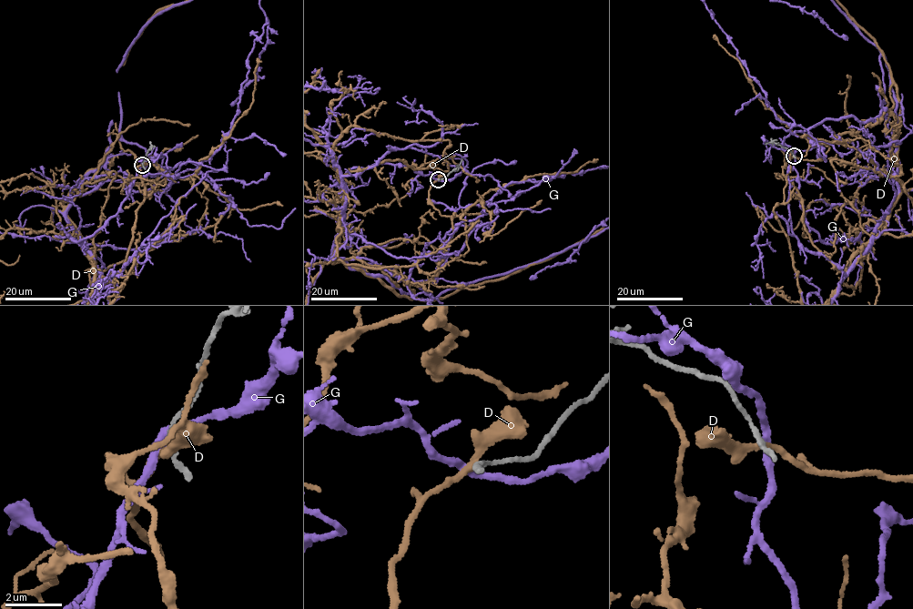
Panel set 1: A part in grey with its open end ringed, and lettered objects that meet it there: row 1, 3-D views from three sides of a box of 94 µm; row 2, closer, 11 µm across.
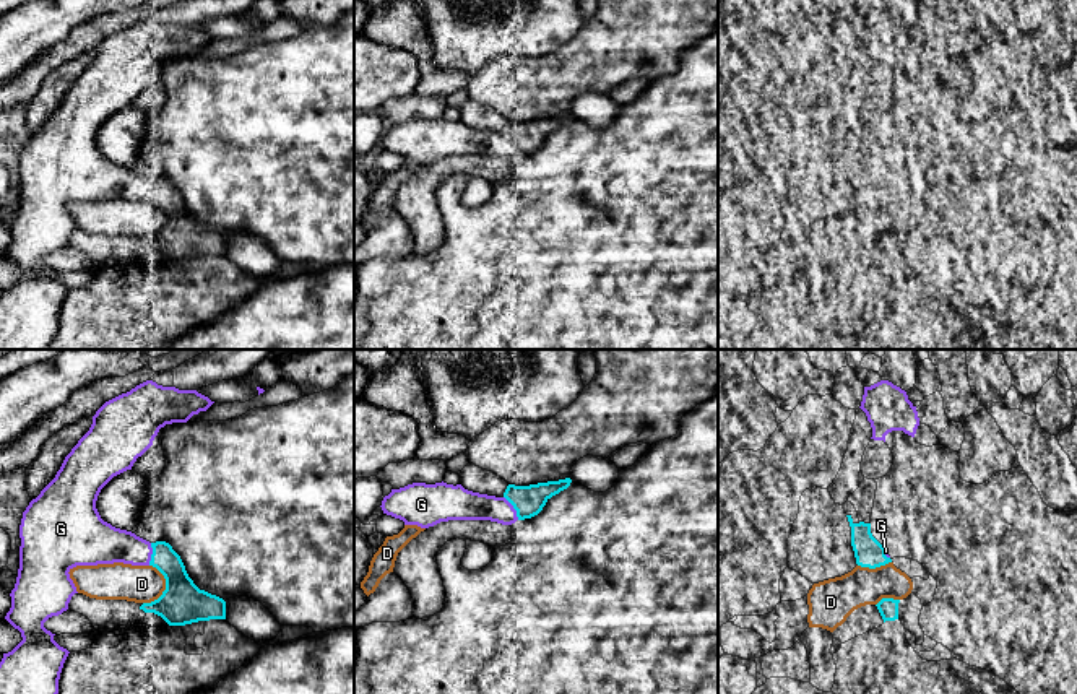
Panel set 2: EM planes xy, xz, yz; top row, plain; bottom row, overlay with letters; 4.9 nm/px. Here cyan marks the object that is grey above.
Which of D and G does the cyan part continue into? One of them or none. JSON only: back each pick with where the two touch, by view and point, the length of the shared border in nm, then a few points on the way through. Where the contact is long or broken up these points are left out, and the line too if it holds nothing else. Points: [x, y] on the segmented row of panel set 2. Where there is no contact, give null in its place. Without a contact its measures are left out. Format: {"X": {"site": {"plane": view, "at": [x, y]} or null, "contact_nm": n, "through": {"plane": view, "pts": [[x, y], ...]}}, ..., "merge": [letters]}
{"G": {"site": {"plane": "xz", "at": [514, 507]}, "contact_nm": 140}, "merge": ["G"]}

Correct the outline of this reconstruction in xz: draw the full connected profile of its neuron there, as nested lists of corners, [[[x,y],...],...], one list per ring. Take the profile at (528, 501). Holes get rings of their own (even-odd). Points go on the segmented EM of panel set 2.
[[[572,479],[538,483],[530,486],[508,484],[502,497],[479,494],[461,484],[413,483],[391,489],[382,501],[387,515],[400,518],[404,525],[421,528],[448,520],[491,520],[512,525],[538,515],[546,502],[570,486]]]

